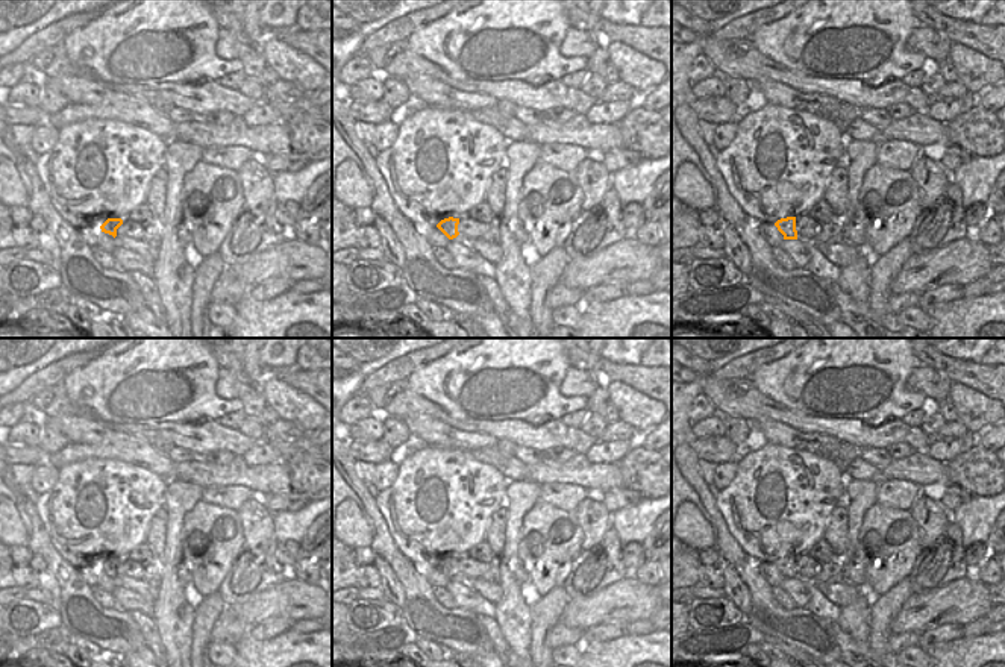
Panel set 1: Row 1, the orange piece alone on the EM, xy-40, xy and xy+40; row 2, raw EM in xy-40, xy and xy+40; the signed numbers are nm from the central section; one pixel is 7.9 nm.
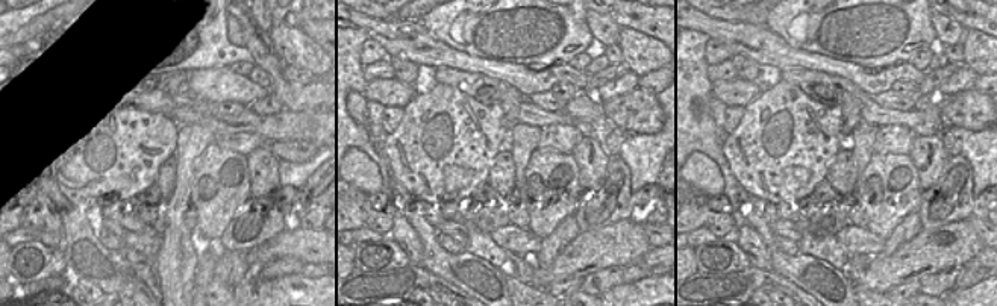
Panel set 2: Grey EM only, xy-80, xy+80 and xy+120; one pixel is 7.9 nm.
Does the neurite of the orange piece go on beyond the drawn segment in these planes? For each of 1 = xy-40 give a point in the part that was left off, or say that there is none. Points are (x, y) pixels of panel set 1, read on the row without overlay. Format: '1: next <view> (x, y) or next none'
1: next none

